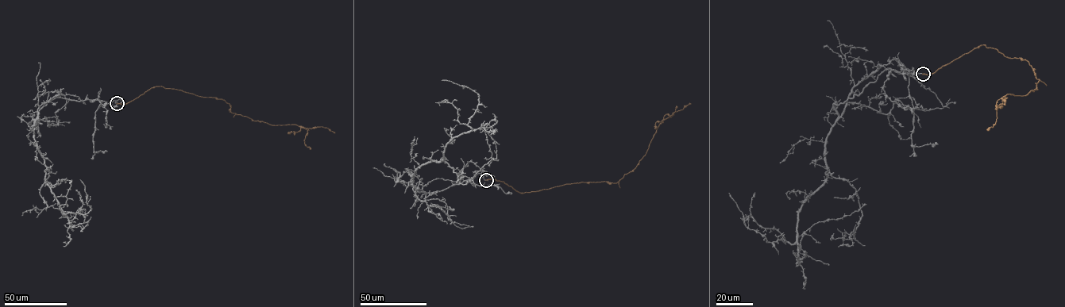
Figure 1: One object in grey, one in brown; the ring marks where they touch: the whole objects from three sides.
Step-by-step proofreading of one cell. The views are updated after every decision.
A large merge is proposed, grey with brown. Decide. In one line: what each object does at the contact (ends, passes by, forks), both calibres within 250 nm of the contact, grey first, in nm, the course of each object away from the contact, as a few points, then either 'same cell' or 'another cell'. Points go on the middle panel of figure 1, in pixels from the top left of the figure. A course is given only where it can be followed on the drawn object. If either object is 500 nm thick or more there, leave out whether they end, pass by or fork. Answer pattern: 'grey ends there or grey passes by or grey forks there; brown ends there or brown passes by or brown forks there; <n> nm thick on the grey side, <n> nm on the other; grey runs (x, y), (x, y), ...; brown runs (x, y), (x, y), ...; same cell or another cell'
grey passes by; brown ends there; 180 nm thick on the grey side, 180 nm on the other; grey runs (486, 179), (414, 188), (414, 172), (443, 159), (477, 109), (478, 94), (441, 80); brown runs (486, 179), (504, 182), (520, 193), (581, 182), (616, 183), (634, 168), (646, 154), (662, 120), (690, 103); another cell

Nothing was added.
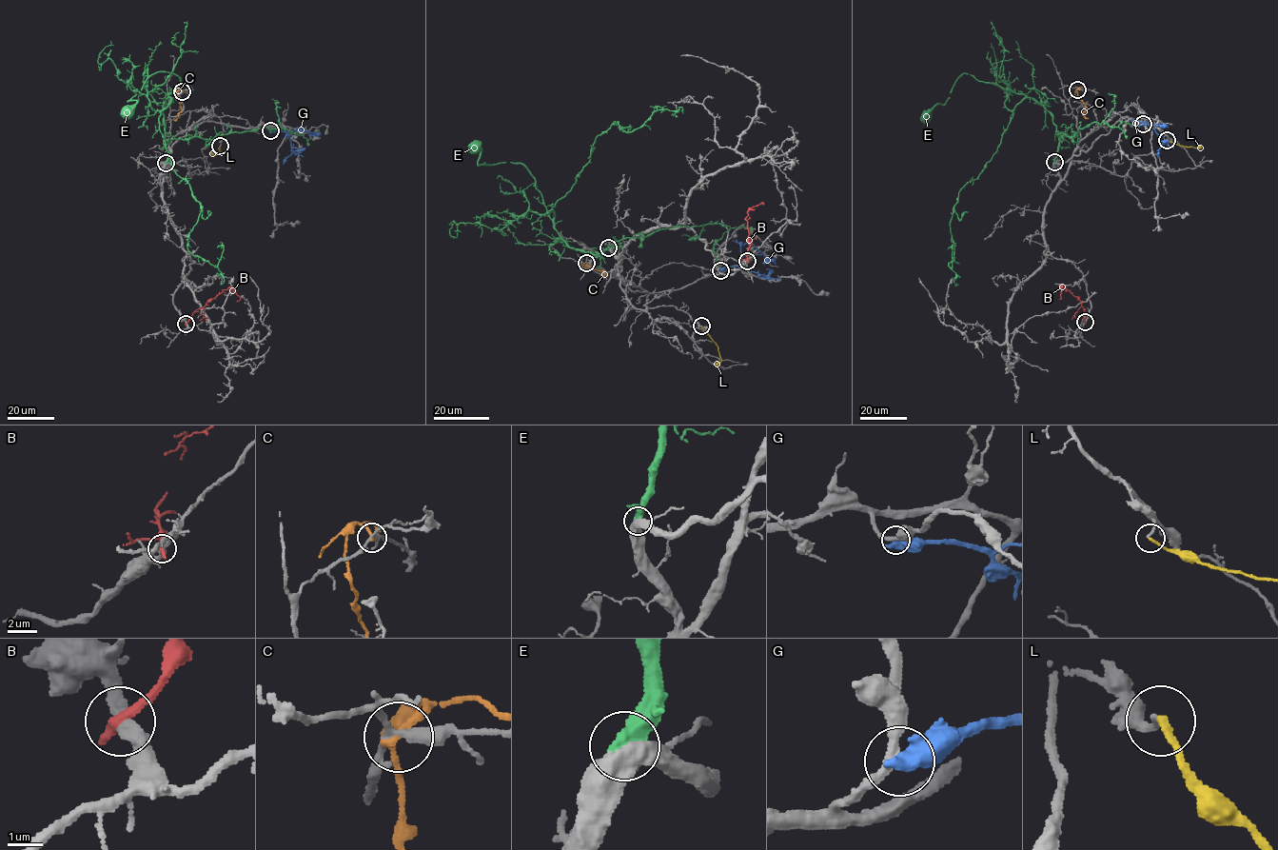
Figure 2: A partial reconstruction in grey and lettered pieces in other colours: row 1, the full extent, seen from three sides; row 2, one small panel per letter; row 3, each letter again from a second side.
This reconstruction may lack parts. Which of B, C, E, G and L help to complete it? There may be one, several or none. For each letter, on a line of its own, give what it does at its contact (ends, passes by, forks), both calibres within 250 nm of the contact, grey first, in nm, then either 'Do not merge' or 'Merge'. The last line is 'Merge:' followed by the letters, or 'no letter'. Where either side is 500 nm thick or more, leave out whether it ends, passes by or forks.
B: It ends there. Thickness 400 nm (grey) against 340 nm. Do not merge
C: It ends there. Thickness 240 nm (grey) against 240 nm. Do not merge
E: Thickness 460 nm (grey) against 550 nm. Merge
G: Thickness 280 nm (grey) against 650 nm. Do not merge
L: It ends there. Thickness 180 nm (grey) against 200 nm. Do not merge
Merge: E

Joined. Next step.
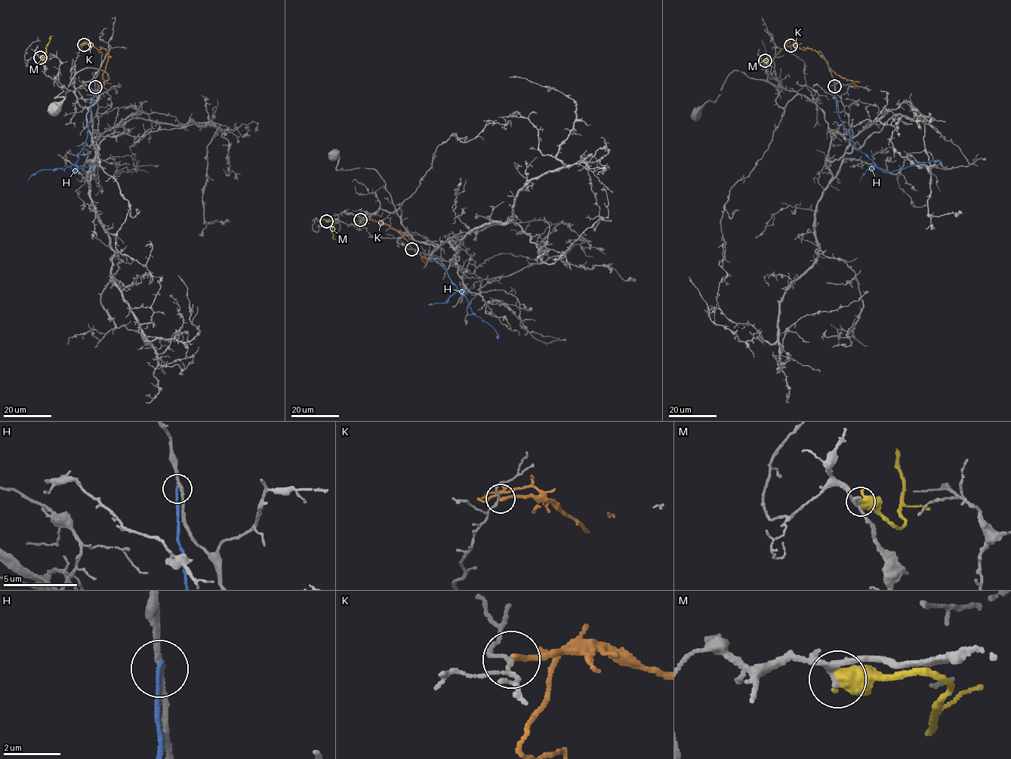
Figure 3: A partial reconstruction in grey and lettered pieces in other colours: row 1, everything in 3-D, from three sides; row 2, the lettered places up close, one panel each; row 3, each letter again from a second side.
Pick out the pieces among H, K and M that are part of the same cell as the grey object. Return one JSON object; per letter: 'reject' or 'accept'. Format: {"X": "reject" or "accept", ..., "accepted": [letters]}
{"H": "reject", "K": "reject", "M": "reject", "accepted": []}

